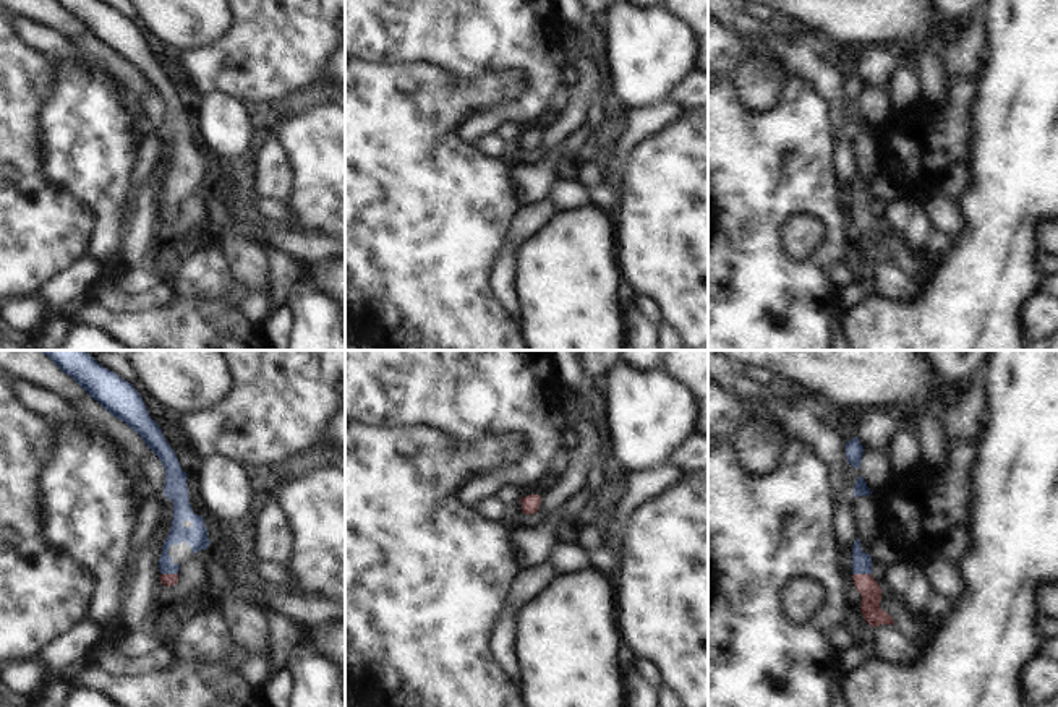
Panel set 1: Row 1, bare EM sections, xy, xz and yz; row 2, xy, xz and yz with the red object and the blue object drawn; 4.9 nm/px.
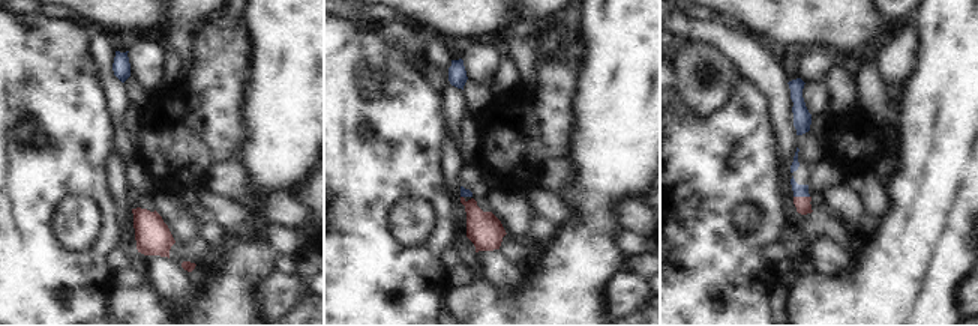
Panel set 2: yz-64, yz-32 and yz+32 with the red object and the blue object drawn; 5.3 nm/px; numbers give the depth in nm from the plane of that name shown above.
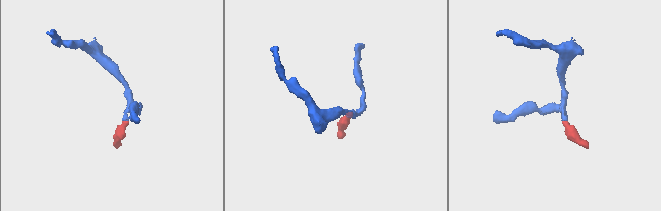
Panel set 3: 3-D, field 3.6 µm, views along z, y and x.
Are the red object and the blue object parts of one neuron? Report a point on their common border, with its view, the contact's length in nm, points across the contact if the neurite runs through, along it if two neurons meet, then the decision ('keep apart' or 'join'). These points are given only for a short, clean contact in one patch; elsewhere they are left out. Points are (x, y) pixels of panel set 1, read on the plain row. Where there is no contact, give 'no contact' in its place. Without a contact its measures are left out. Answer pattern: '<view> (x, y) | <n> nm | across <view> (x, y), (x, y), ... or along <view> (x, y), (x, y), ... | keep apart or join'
yz (862, 211) | 90 nm | join

